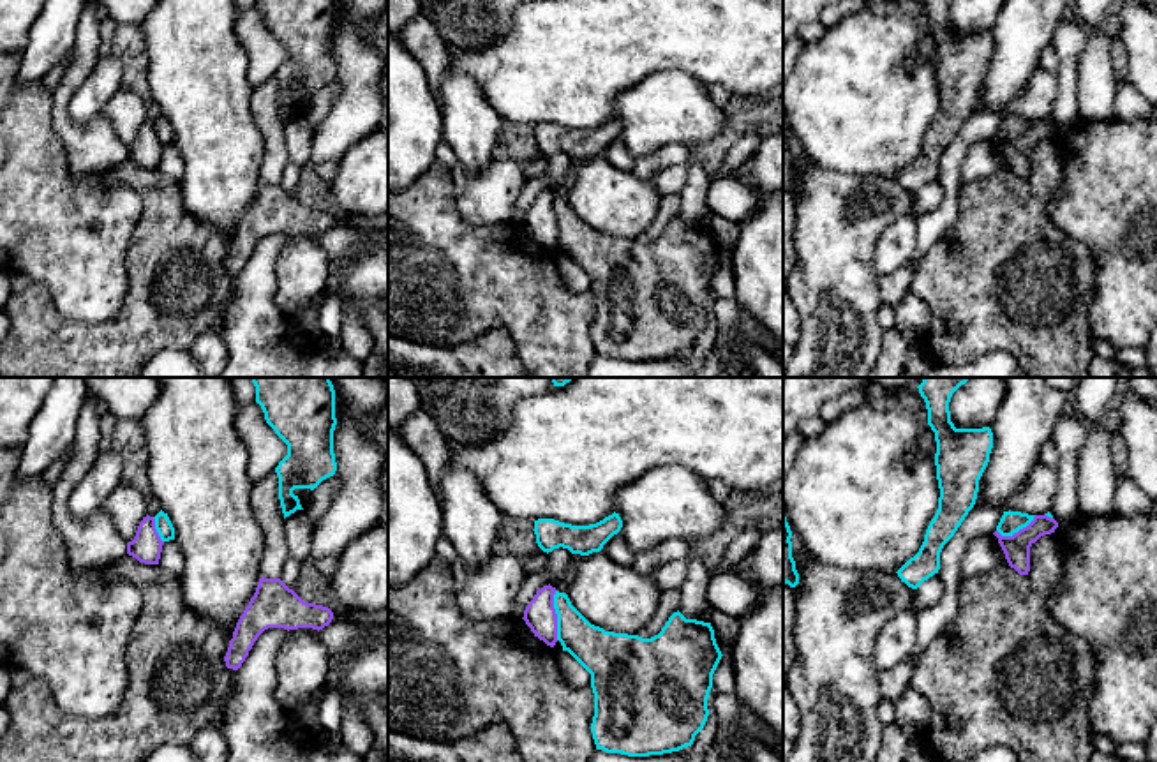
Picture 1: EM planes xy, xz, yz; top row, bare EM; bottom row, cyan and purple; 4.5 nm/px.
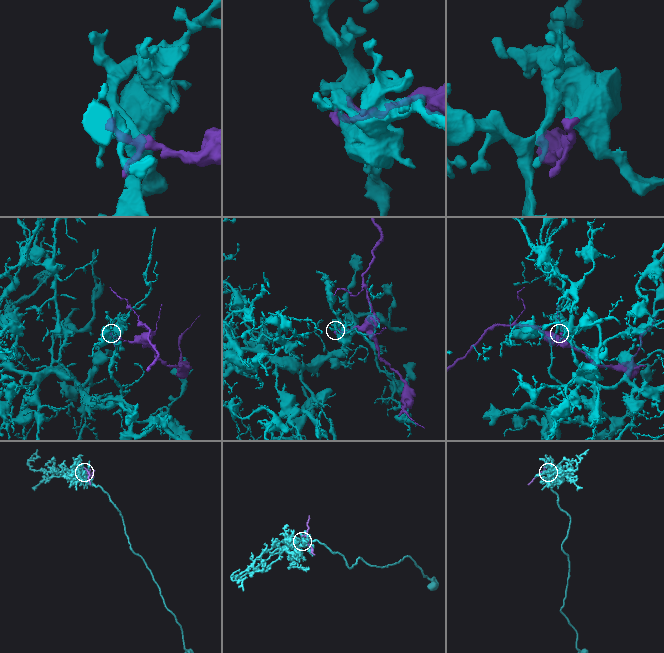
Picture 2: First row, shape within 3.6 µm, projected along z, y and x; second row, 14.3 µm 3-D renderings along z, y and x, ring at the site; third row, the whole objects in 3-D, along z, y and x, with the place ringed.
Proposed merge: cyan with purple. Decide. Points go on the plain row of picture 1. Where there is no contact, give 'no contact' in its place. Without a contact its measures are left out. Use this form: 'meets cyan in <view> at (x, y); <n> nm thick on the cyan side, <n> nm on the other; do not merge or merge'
meets cyan in xz at (558, 221); 200 nm thick on the cyan side, 150 nm on the other; do not merge

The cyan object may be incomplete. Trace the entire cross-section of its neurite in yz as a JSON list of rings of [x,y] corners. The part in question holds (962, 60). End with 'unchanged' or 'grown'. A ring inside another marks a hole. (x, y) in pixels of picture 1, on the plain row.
[[[921,0],[928,14],[928,30],[935,37],[938,115],[931,123],[919,157],[896,178],[908,192],[917,194],[938,178],[940,157],[974,113],[979,85],[989,67],[993,37],[982,34],[956,34],[951,26],[952,0]]]; unchanged

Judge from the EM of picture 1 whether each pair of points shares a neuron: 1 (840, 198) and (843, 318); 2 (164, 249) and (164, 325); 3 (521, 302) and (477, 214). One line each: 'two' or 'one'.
1: one
2: one
3: two

